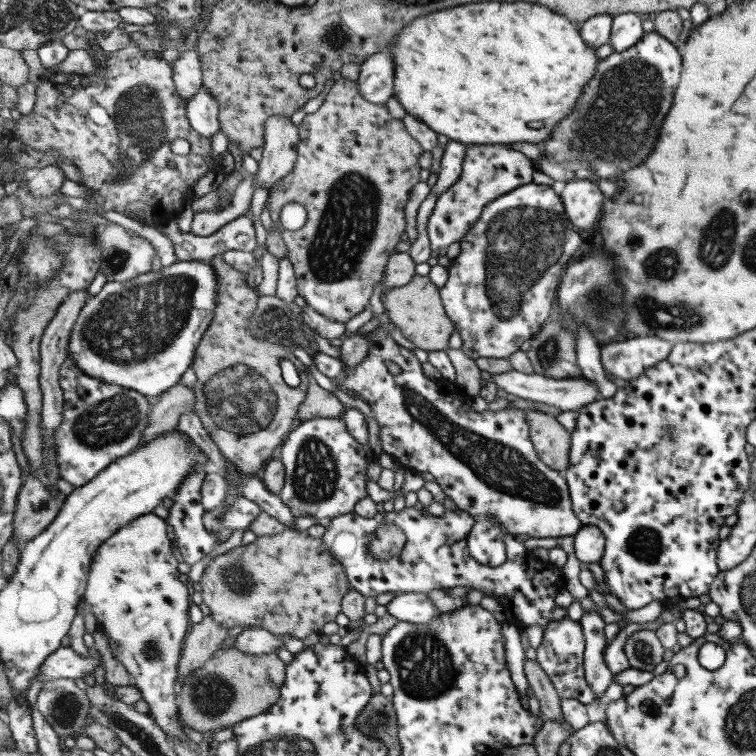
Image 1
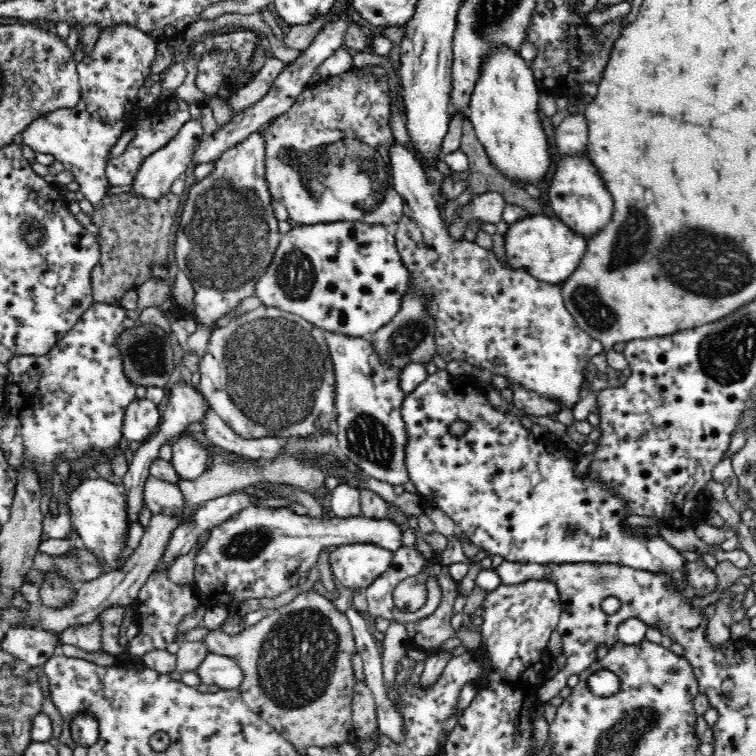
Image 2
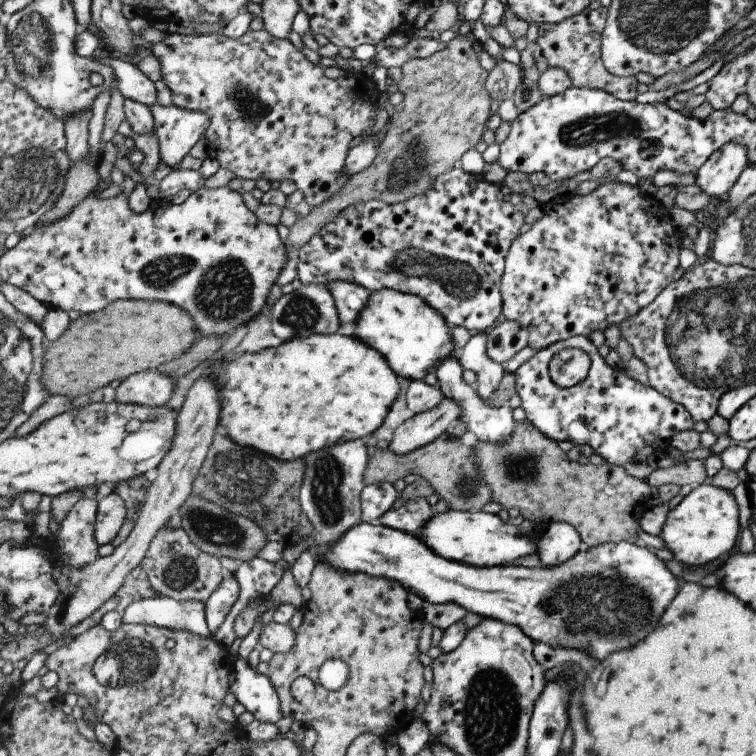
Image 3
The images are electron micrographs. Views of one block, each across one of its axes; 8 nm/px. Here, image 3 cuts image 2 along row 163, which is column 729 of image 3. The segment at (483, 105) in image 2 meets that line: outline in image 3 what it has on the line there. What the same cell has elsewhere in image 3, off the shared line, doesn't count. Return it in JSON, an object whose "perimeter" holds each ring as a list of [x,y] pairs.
{"perimeter":[[[697,486],[668,512],[660,536],[673,556],[686,566],[703,566],[729,552],[737,540],[737,504],[731,491],[715,486]]]}

